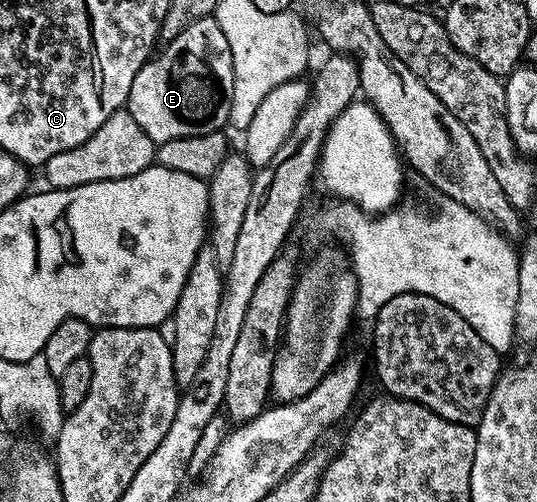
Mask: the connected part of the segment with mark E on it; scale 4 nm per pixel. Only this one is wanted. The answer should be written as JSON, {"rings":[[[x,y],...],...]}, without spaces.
{"rings":[[[213,16],[194,18],[190,20],[188,26],[186,26],[176,38],[168,41],[164,47],[165,49],[163,49],[162,52],[160,49],[160,51],[150,59],[148,64],[142,66],[139,70],[139,74],[135,74],[135,82],[131,82],[131,90],[129,91],[129,98],[127,101],[127,109],[131,117],[135,118],[135,122],[142,127],[142,130],[152,138],[156,145],[162,144],[163,142],[171,142],[175,138],[202,136],[203,134],[222,131],[222,129],[229,124],[229,115],[231,114],[231,98],[233,97],[233,59],[231,58],[231,46],[227,46],[227,34],[223,34],[219,22]]]}

